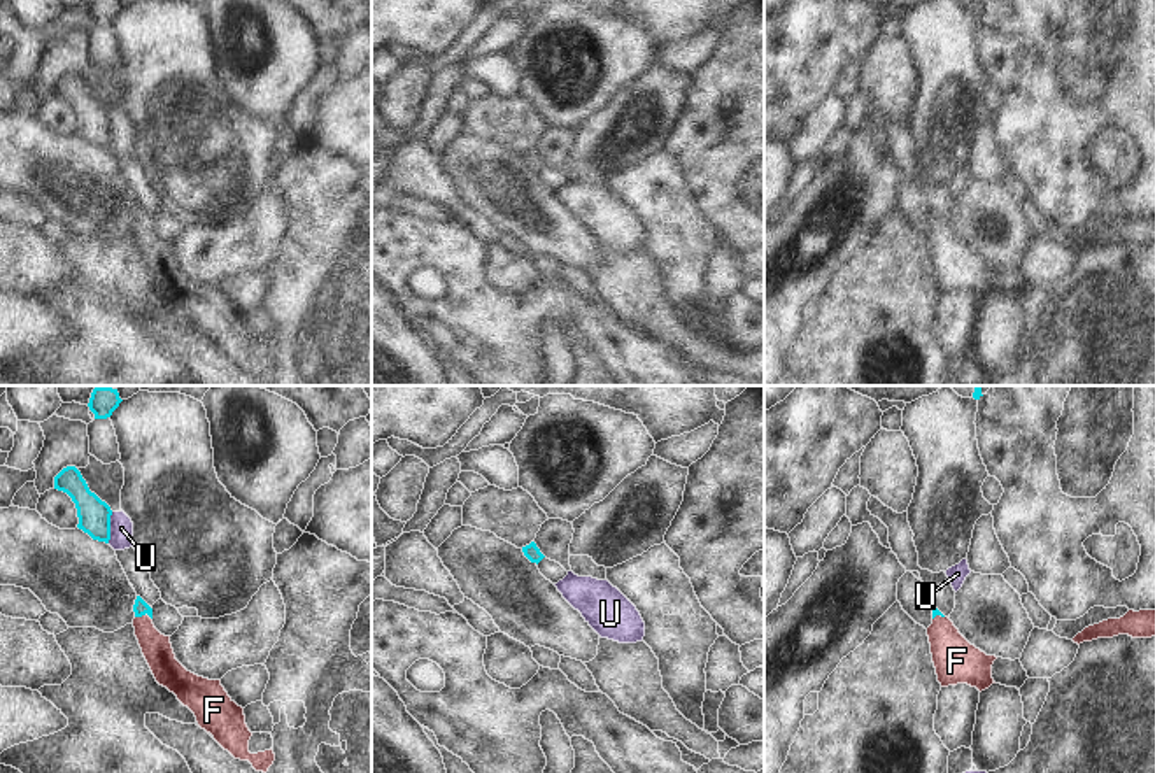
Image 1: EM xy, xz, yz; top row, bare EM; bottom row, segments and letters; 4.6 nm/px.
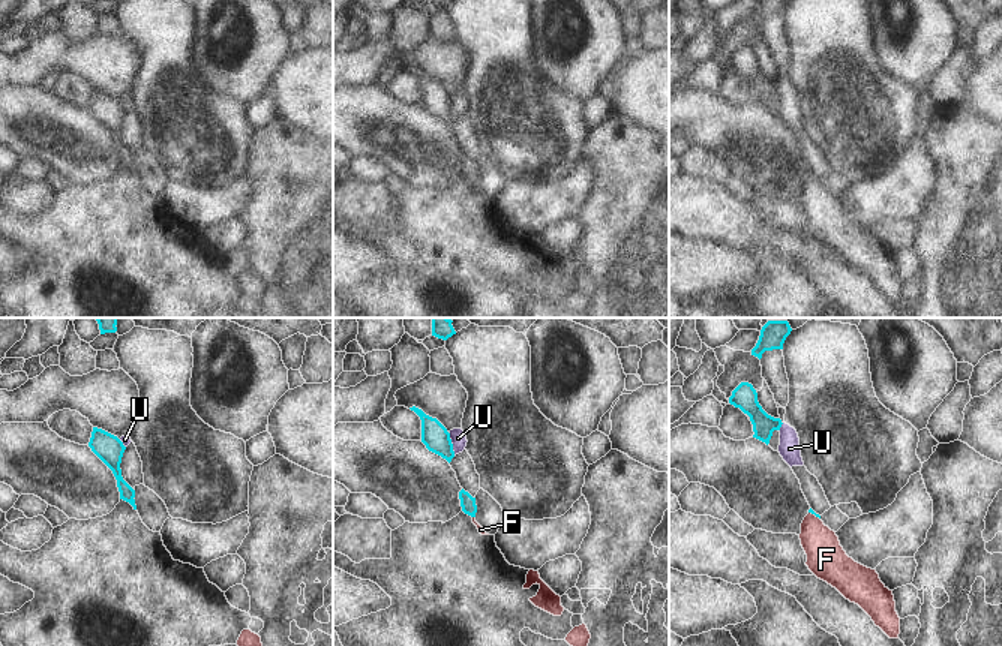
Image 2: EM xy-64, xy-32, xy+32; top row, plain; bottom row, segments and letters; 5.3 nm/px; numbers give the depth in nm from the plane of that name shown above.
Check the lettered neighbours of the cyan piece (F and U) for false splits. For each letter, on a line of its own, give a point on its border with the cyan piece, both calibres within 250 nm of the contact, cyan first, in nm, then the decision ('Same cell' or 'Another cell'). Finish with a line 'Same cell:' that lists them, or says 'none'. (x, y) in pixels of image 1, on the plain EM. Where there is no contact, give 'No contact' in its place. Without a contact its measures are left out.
F: Touches cyan at xy (144, 221). Thickness 70 nm (cyan) against 140 nm. Same cell
U: Touches cyan at xy (109, 135). Thickness 150 nm (cyan) against 110 nm. Another cell
Same cell: F.

